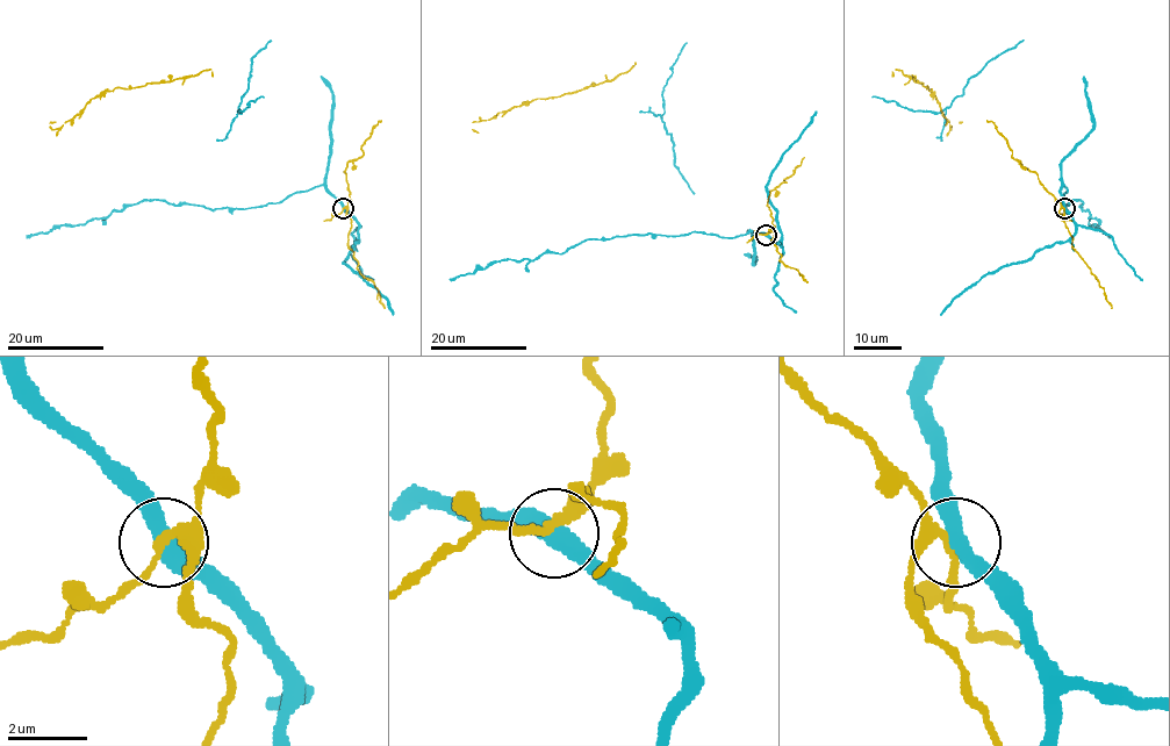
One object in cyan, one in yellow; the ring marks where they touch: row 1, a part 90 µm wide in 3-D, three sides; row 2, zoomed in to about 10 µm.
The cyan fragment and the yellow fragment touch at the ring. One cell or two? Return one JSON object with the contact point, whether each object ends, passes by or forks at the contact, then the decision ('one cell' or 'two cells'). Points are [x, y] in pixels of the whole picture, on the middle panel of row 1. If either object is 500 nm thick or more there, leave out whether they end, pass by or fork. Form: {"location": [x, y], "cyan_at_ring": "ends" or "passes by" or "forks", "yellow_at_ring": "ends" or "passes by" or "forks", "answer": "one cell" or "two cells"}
{"location": [766, 235], "cyan_at_ring": "passes by", "yellow_at_ring": "passes by", "answer": "two cells"}

